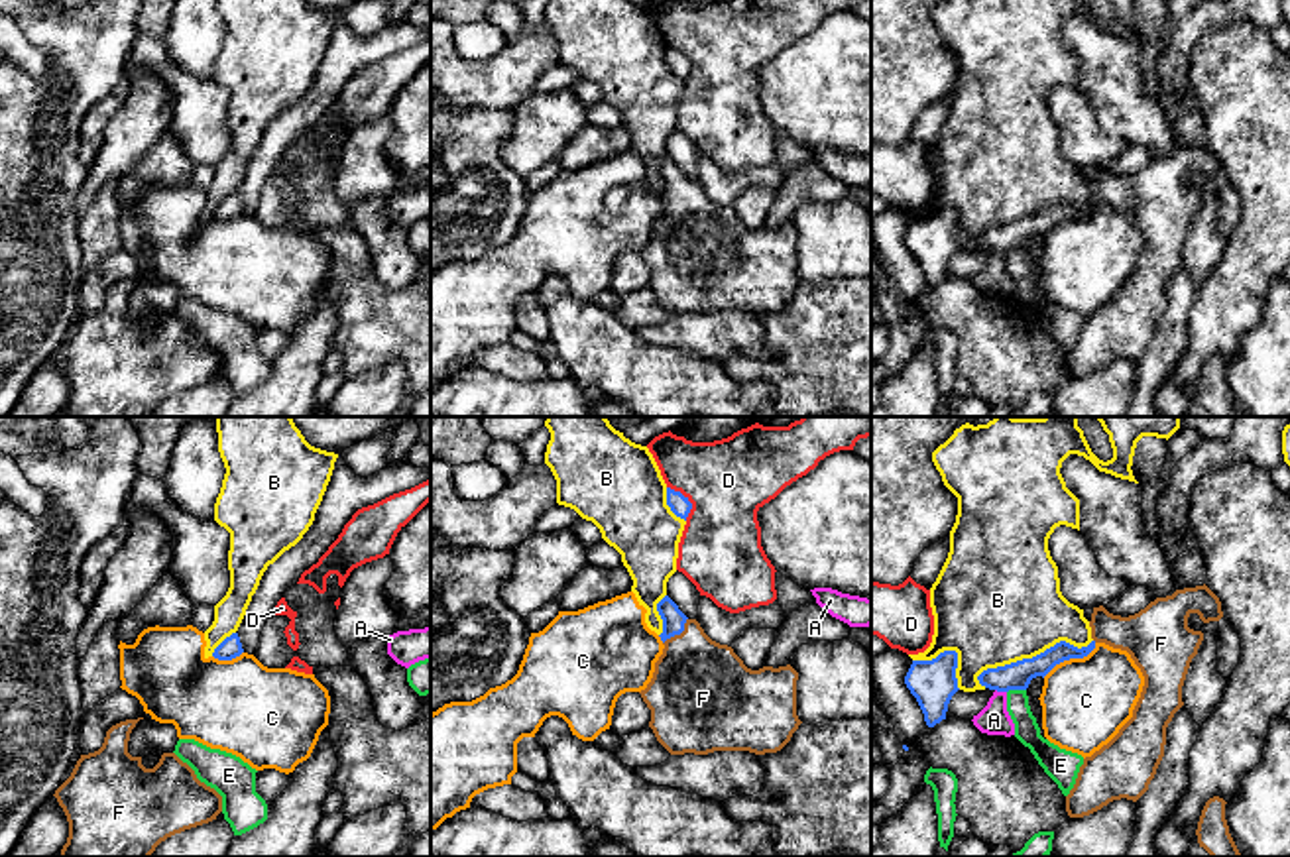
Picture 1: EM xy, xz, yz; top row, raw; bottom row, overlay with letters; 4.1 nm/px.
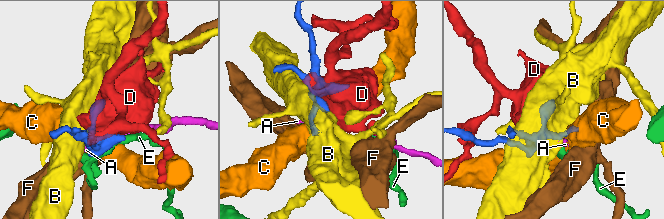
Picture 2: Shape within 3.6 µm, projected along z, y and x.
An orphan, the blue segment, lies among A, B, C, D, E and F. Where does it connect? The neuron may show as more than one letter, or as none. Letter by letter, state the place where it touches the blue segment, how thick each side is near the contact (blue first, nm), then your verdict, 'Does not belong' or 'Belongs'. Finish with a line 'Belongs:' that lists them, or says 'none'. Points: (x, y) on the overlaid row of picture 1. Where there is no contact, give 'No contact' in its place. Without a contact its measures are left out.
A: Touches blue at yz (1001, 690). Thickness 110 nm (blue) against 130 nm. Does not belong
B: Touches blue at yz (1033, 657). Thickness 110 nm (blue) against 480 nm. Does not belong
C: Touches blue at yz (1070, 657). Thickness 110 nm (blue) against 360 nm. Does not belong
D: Touches blue at xz (687, 500). Thickness 80 nm (blue) against 340 nm. Does not belong
E: Touches blue at yz (1015, 688). Thickness 110 nm (blue) against 100 nm. Does not belong
F: Touches blue at xz (679, 633). Thickness 100 nm (blue) against 420 nm. Belongs
Belongs: F

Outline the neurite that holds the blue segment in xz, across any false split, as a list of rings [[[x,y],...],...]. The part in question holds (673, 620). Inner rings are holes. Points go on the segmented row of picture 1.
[[[665,596],[657,603],[663,619],[659,635],[665,649],[641,698],[651,710],[649,727],[671,755],[708,755],[714,751],[777,753],[802,723],[796,715],[798,672],[787,666],[751,670],[732,647],[712,641],[696,619],[688,619]]]

